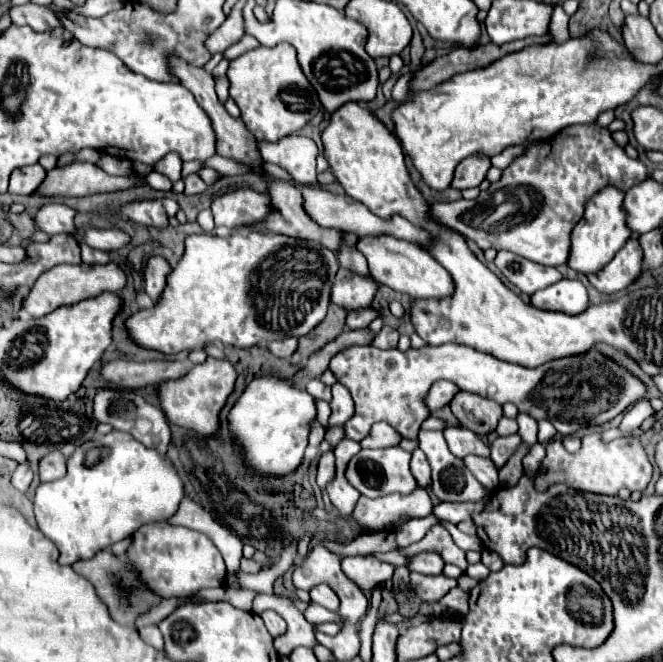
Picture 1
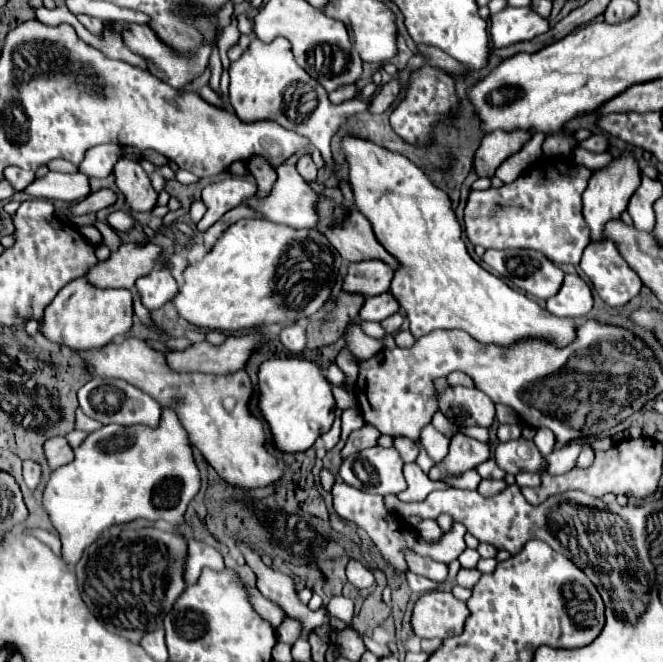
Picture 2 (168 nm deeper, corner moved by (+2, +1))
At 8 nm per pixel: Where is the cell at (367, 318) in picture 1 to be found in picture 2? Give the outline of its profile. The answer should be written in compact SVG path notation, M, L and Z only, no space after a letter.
M382 293L378 297L368 297L358 313L360 321L384 321L386 317L394 315L400 305L394 301L392 293Z

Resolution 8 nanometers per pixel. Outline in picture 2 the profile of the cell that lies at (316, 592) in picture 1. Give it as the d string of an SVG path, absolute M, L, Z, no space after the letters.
M332 595L328 605L326 605L328 613L350 623L352 621L352 615L354 615L354 603L350 599L346 599L344 595Z

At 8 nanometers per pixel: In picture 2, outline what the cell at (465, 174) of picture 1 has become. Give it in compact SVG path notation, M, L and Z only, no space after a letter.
M490 133L474 153L474 171L478 177L492 177L504 159L520 151L532 133Z

